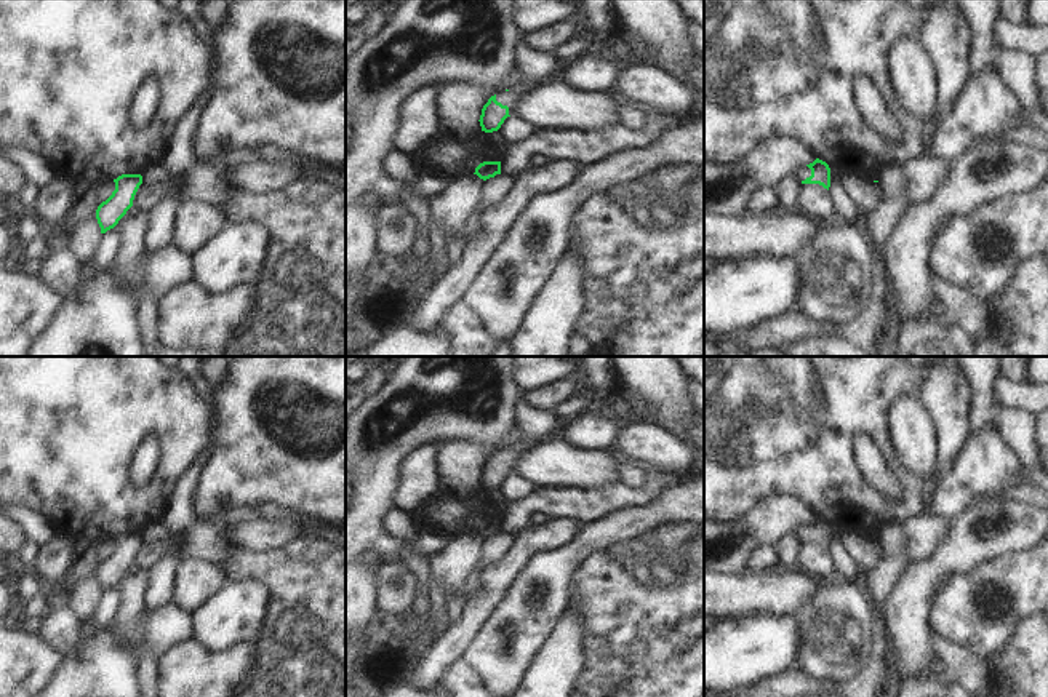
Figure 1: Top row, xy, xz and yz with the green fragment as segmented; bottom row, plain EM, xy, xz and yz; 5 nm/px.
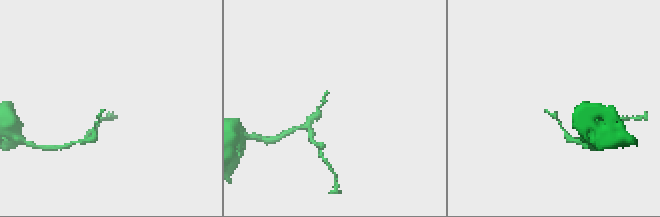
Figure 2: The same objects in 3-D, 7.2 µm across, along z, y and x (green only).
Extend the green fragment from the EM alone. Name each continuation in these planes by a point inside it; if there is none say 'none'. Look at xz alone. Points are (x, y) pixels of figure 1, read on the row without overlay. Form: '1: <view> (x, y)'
1: xz (535, 424)

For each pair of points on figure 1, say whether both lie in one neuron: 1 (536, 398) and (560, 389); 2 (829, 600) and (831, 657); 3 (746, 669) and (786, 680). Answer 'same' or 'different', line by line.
1: same
2: same
3: different

